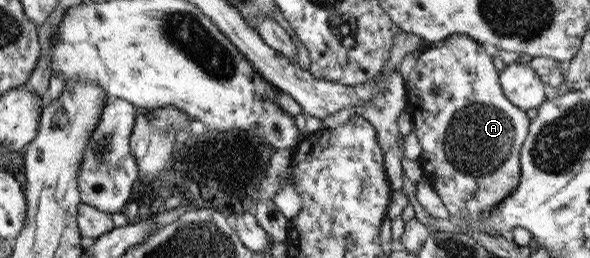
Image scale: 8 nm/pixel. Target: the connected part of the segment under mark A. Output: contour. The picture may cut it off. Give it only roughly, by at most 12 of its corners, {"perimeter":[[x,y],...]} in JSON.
{"perimeter":[[452,34],[409,72],[417,164],[471,226],[518,185],[530,124]]}

